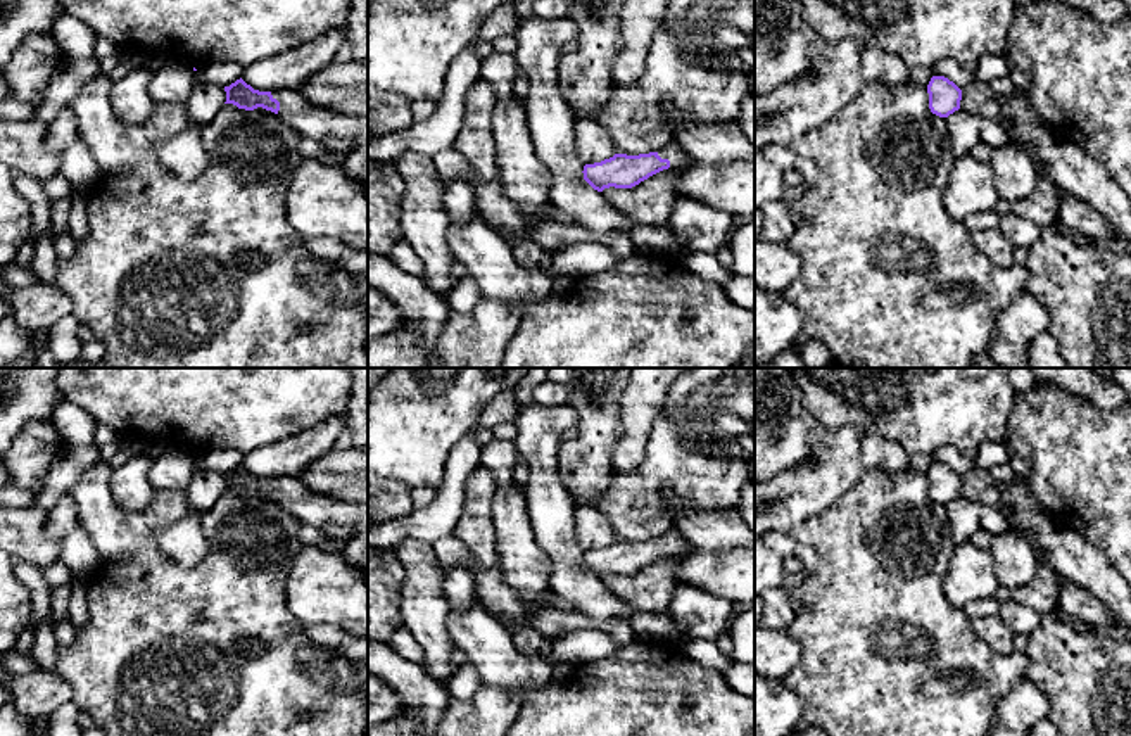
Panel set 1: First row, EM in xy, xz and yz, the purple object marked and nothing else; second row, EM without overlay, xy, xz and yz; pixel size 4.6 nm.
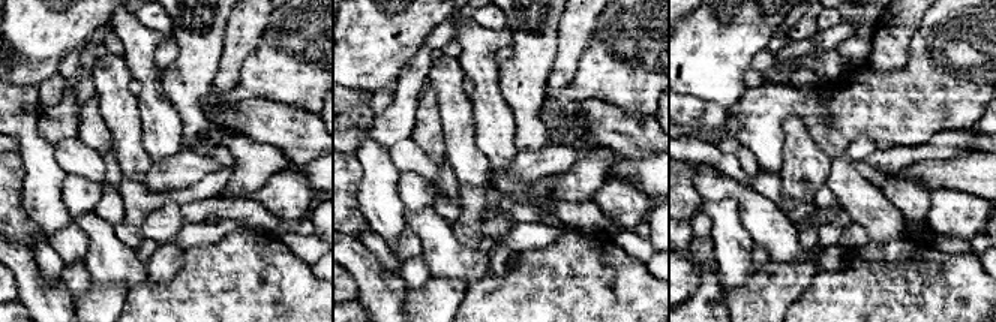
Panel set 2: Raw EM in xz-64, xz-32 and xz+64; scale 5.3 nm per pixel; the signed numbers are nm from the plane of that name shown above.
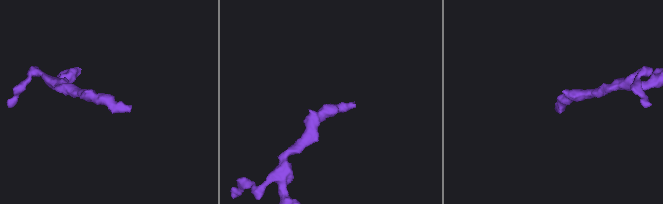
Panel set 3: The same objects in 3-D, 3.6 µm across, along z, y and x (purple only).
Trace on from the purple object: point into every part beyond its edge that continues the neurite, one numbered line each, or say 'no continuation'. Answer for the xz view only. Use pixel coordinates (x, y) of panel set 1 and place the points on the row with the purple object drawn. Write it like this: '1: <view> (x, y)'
1: xz (672, 152)

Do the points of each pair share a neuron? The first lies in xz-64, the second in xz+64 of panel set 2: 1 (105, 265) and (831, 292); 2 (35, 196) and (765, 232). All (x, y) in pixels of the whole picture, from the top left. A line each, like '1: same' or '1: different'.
1: different
2: different

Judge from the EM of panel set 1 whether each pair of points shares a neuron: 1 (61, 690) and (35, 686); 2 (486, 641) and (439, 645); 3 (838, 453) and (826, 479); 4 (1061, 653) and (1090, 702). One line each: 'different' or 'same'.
1: same
2: different
3: same
4: same

